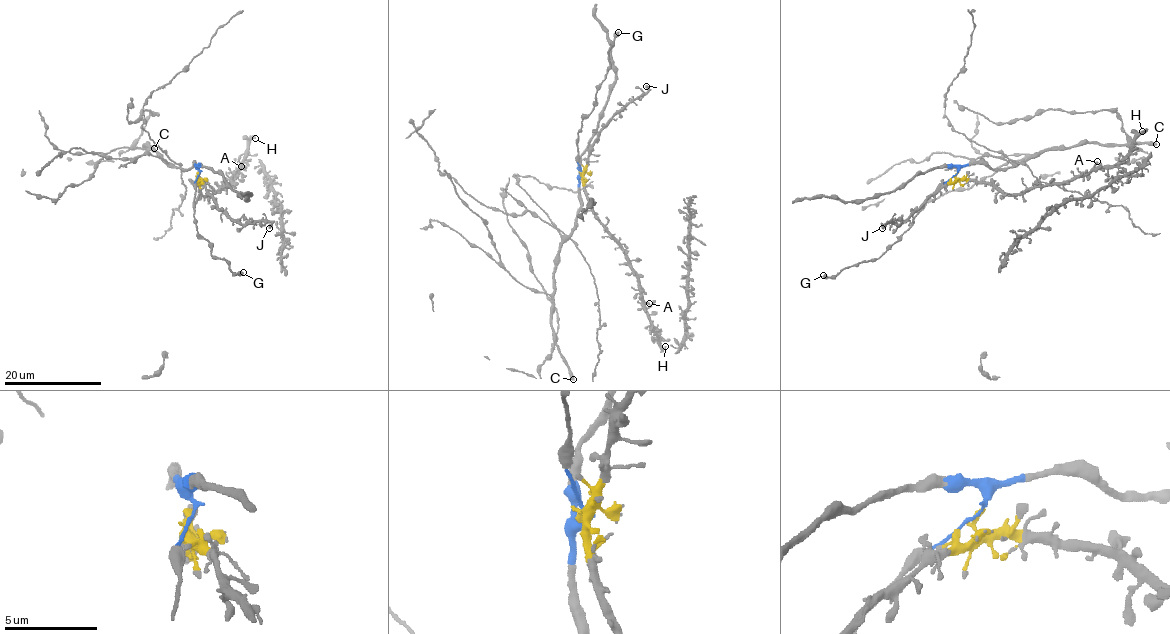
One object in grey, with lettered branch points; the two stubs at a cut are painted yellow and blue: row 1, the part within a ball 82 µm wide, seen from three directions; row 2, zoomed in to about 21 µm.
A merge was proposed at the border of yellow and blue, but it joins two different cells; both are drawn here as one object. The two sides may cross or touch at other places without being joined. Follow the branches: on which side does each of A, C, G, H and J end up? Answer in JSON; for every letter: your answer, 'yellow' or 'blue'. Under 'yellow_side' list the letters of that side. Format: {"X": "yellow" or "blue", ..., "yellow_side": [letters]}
{"A": "yellow", "C": "blue", "G": "blue", "H": "yellow", "J": "yellow", "yellow_side": ["A", "H", "J"]}

